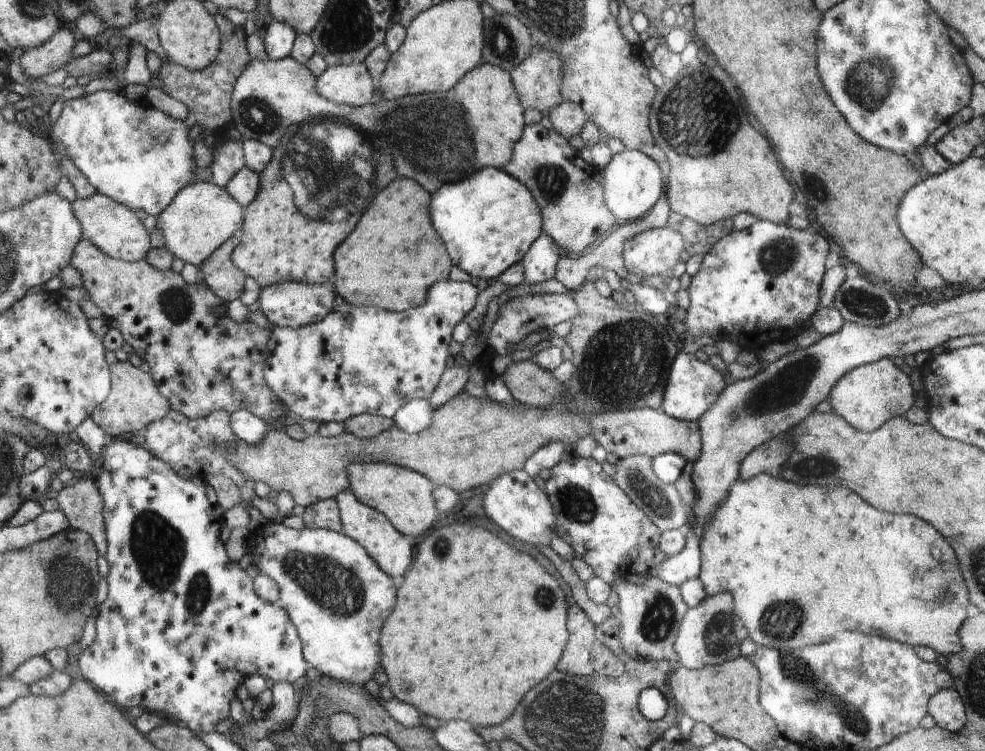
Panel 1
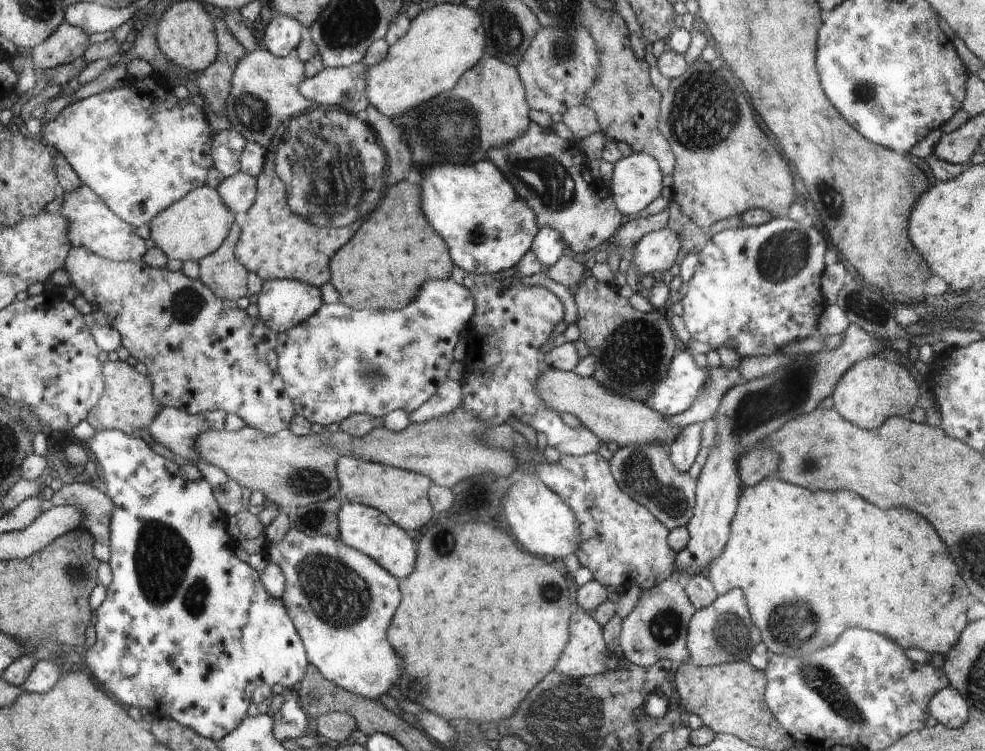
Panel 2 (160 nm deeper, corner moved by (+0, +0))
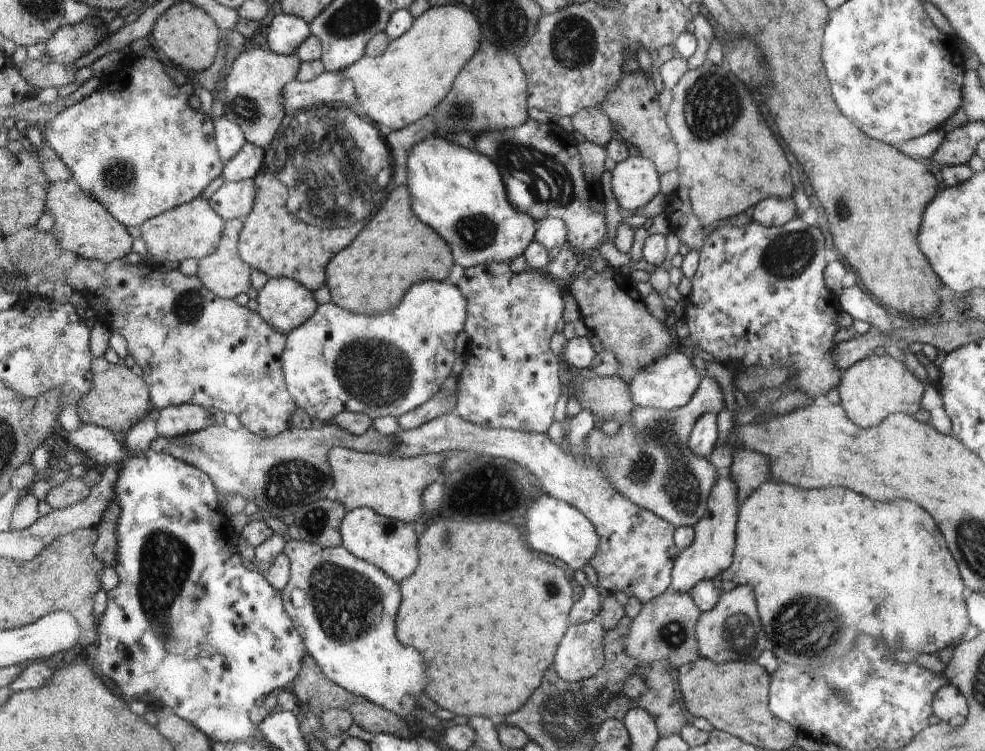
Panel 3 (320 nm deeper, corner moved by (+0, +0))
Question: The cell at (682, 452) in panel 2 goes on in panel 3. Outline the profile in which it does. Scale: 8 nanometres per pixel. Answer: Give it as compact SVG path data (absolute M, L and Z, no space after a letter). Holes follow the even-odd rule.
M717 412L704 413L694 423L688 442L690 450L700 457L710 456L717 445L718 437Z

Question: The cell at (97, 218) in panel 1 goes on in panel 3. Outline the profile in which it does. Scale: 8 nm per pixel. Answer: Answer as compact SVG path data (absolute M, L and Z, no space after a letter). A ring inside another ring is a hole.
M72 180L52 183L49 186L49 199L46 212L54 218L53 233L60 246L74 252L80 259L96 259L109 263L123 259L132 250L132 236L126 226L113 217L99 202L92 200Z

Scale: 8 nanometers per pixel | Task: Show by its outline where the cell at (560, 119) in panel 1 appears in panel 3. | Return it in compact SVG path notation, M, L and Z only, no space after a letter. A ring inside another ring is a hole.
M587 108L577 112L572 118L576 131L584 136L586 141L605 146L615 136L611 120L600 108Z

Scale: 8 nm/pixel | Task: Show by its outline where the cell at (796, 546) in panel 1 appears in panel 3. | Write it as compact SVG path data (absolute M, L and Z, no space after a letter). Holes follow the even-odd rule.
M776 482L762 483L750 496L739 506L737 527L735 536L734 560L729 568L721 572L721 580L724 591L732 590L740 585L750 585L755 592L757 609L764 632L768 634L768 640L772 640L774 648L772 652L782 658L788 664L796 666L824 666L830 664L834 658L840 658L842 654L850 652L856 644L856 638L864 632L874 638L882 638L888 648L902 650L910 648L916 654L935 654L960 642L964 638L969 626L969 614L966 614L966 602L964 602L964 582L960 578L958 566L946 548L946 542L934 524L932 516L920 508L914 502L908 500L892 500L892 502L874 502L862 494L856 494L848 488L828 488L828 490L800 490L790 484L776 484Z

